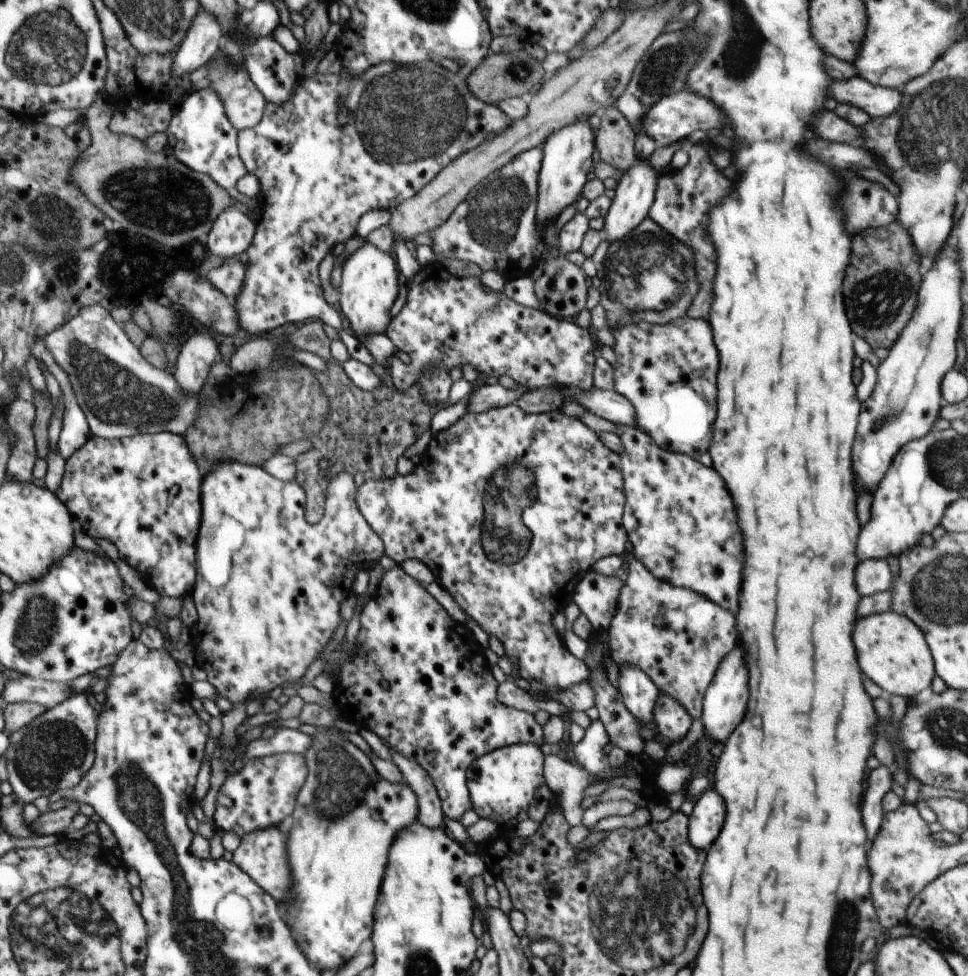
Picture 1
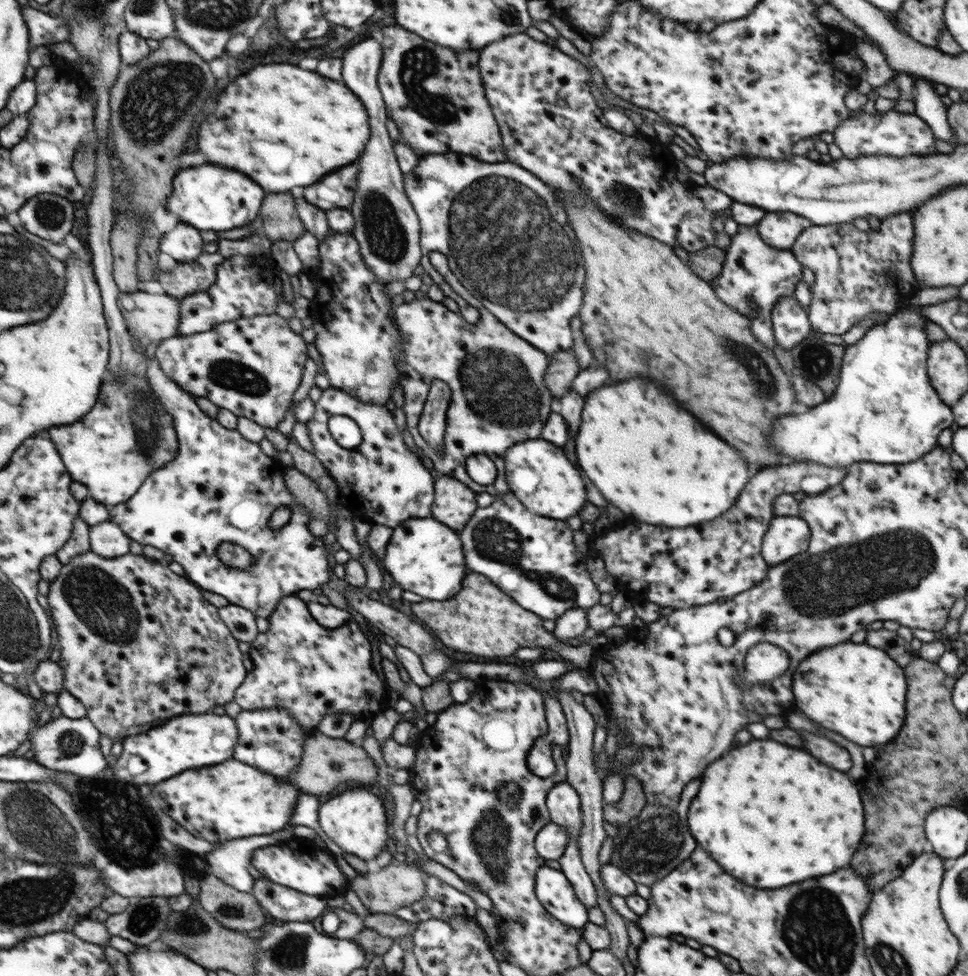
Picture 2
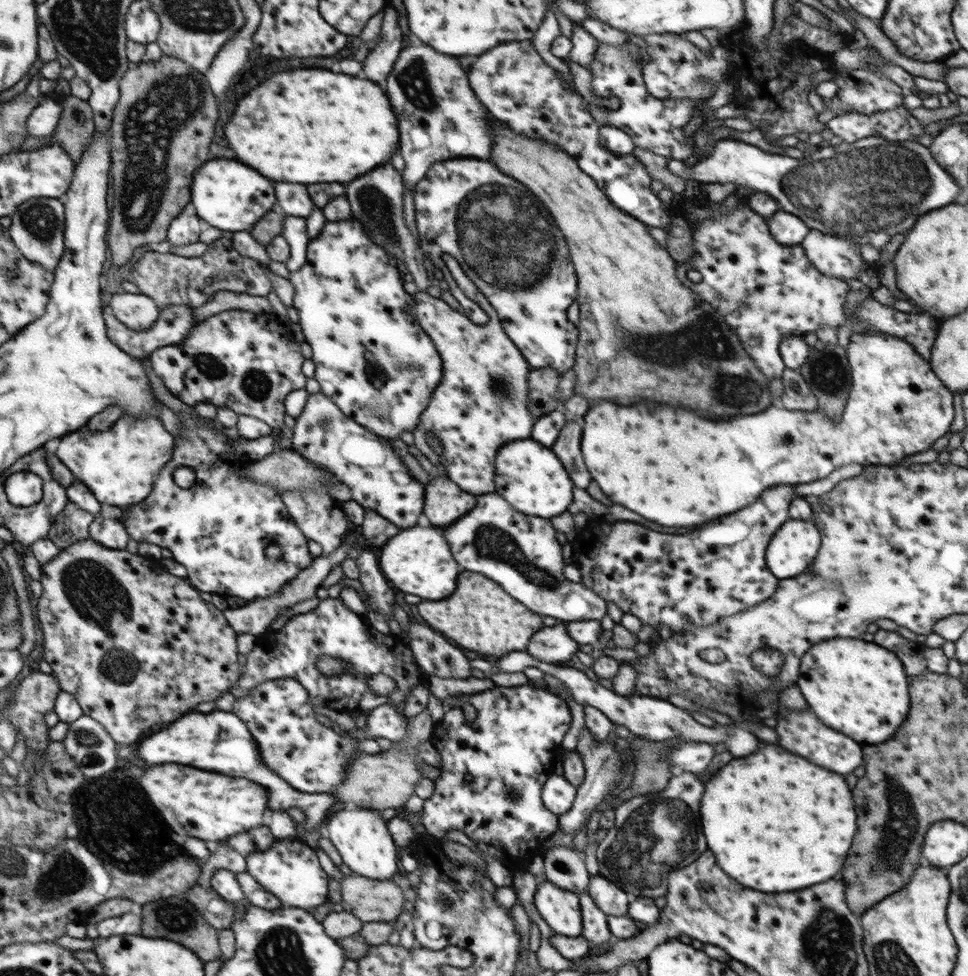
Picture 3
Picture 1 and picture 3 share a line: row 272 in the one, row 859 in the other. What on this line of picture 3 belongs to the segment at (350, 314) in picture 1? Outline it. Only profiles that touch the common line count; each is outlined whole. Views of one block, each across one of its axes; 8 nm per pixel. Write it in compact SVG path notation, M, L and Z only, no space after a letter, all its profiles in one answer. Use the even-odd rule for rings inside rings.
M340 806L329 816L325 828L326 836L338 849L343 863L353 874L372 880L389 880L398 872L399 851L389 834L388 822L384 821L378 809Z

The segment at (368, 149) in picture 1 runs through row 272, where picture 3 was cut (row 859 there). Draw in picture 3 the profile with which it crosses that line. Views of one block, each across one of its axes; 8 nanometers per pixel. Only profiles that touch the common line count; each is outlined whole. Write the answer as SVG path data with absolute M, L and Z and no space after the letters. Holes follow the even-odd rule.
M300 840L274 841L268 850L253 852L245 858L247 873L260 882L270 894L279 898L286 907L311 910L328 899L328 875L320 867L316 850Z

